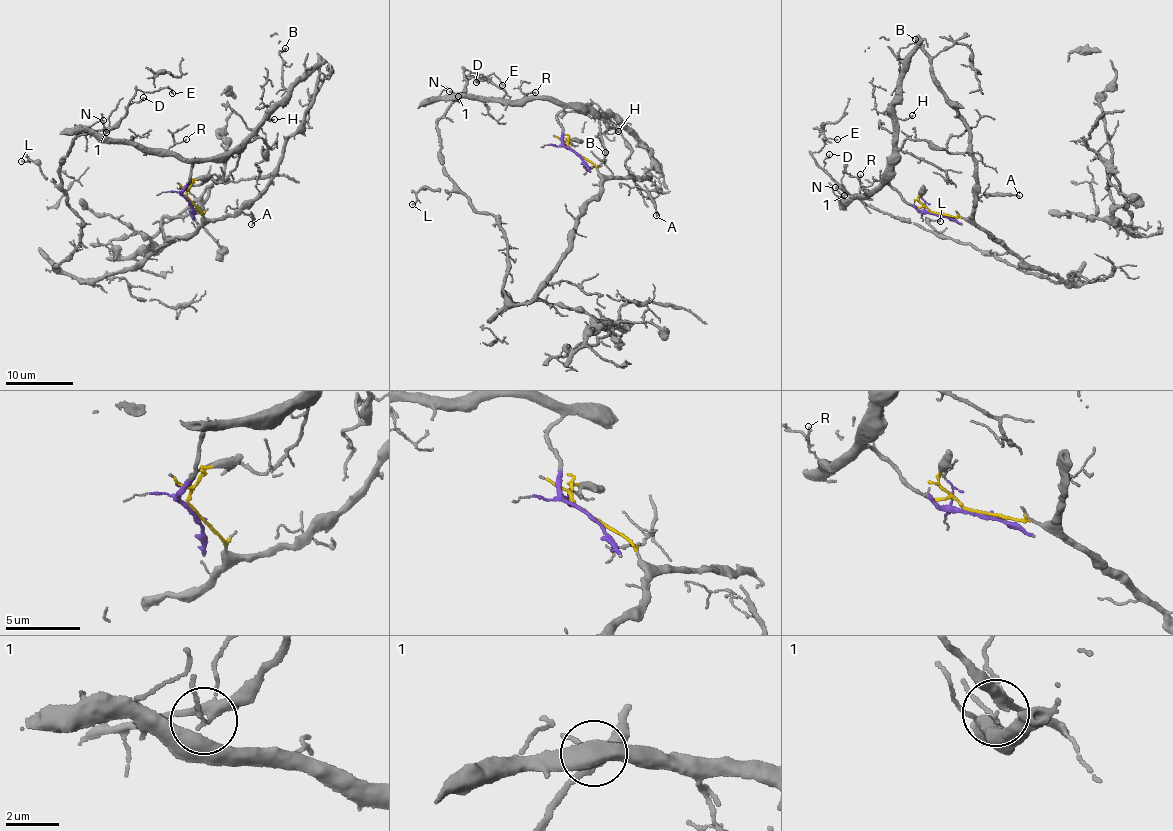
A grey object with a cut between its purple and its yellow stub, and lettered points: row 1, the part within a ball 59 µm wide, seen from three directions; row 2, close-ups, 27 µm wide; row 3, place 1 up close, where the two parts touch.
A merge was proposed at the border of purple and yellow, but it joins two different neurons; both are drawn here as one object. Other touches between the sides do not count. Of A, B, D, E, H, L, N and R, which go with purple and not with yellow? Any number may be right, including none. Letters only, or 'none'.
B, H, N, R

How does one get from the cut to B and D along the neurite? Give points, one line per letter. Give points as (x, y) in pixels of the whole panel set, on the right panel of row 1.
B: (937, 214), (917, 210), (885, 183), (890, 179), (897, 141), (894, 121), (900, 82), (899, 50), (916, 40)
D: (937, 214), (978, 224), (1028, 265), (1079, 280), (1018, 270), (883, 214), (840, 189), (824, 170), (829, 154)

